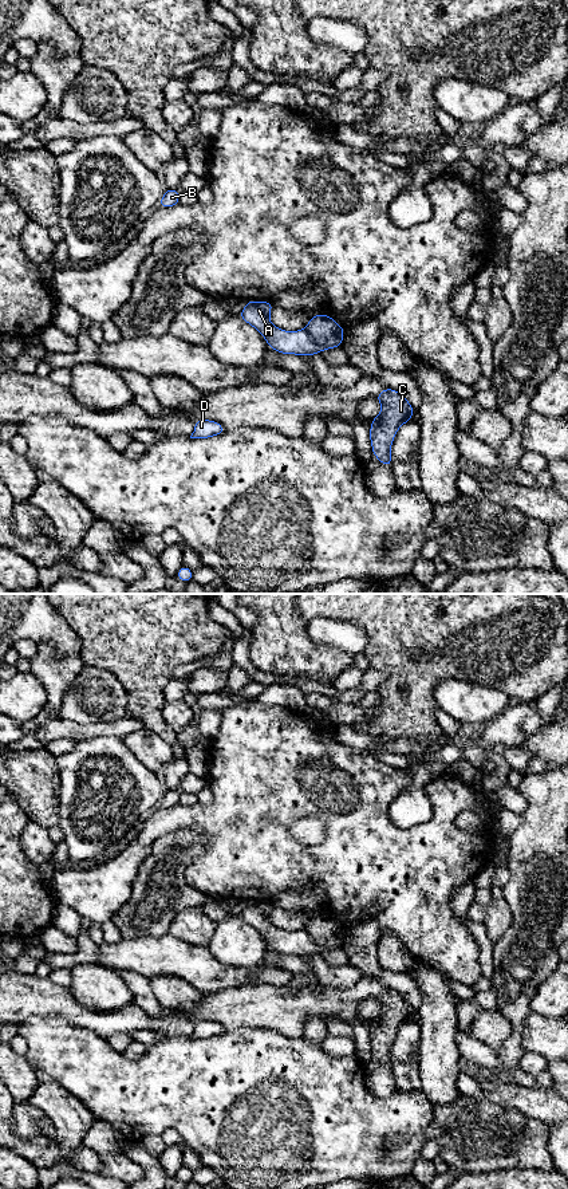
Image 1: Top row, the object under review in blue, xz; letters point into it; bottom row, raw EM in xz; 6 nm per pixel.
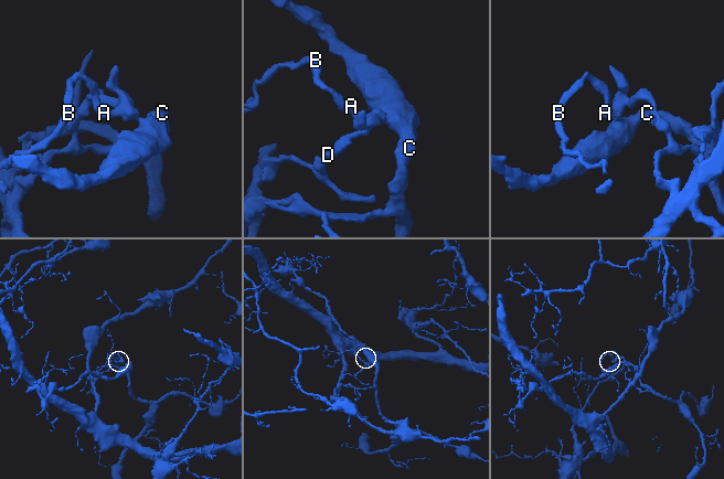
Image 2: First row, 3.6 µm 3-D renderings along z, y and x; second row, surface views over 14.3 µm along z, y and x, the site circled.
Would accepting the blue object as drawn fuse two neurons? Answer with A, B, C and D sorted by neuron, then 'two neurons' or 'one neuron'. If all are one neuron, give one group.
groups A B D / C; two neurons

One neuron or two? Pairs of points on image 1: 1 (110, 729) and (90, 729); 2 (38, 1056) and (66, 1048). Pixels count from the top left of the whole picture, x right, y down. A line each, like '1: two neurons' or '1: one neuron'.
1: one neuron
2: one neuron

